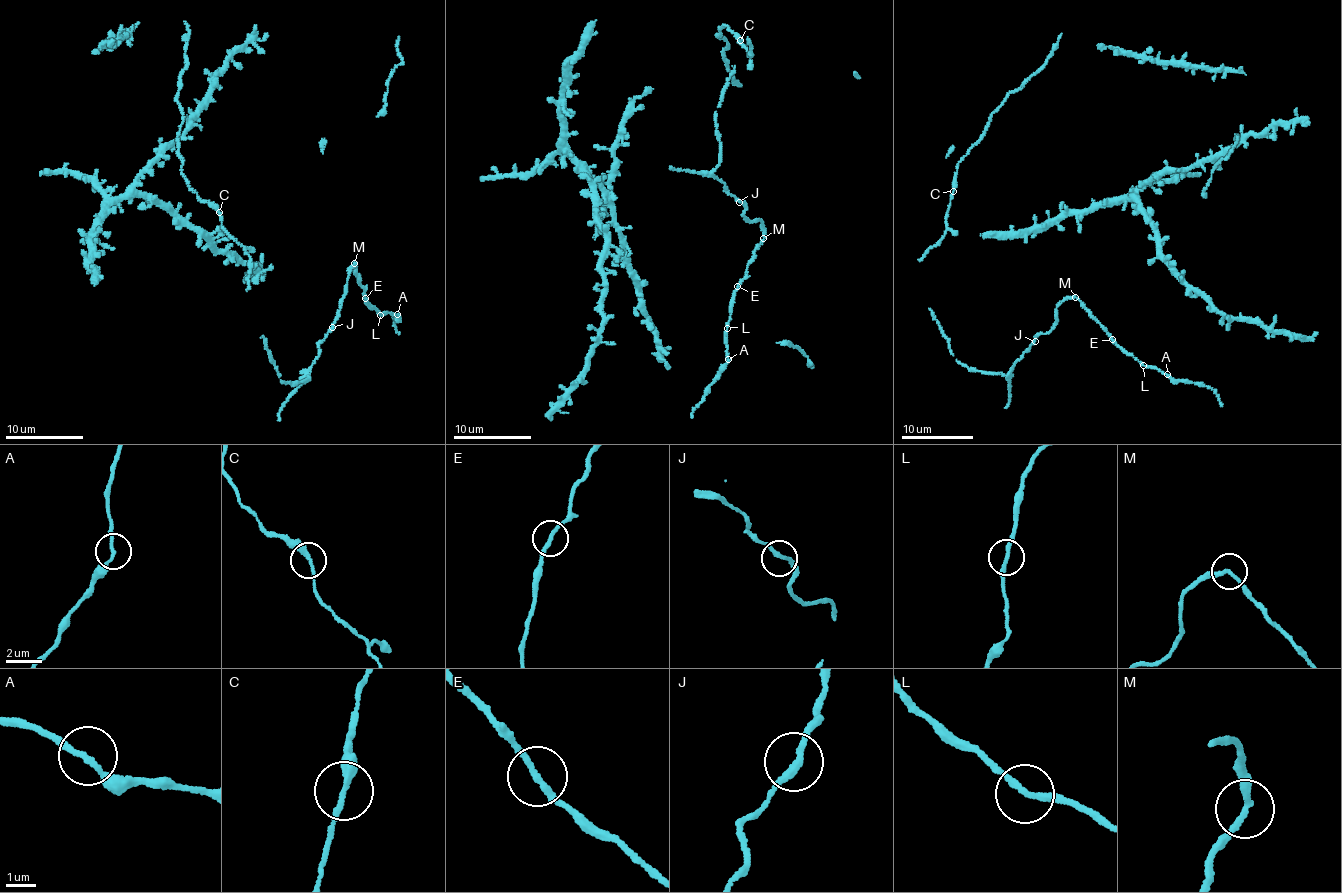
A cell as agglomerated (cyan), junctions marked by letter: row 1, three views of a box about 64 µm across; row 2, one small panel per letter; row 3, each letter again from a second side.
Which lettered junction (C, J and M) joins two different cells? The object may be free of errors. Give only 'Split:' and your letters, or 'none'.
Split: M

